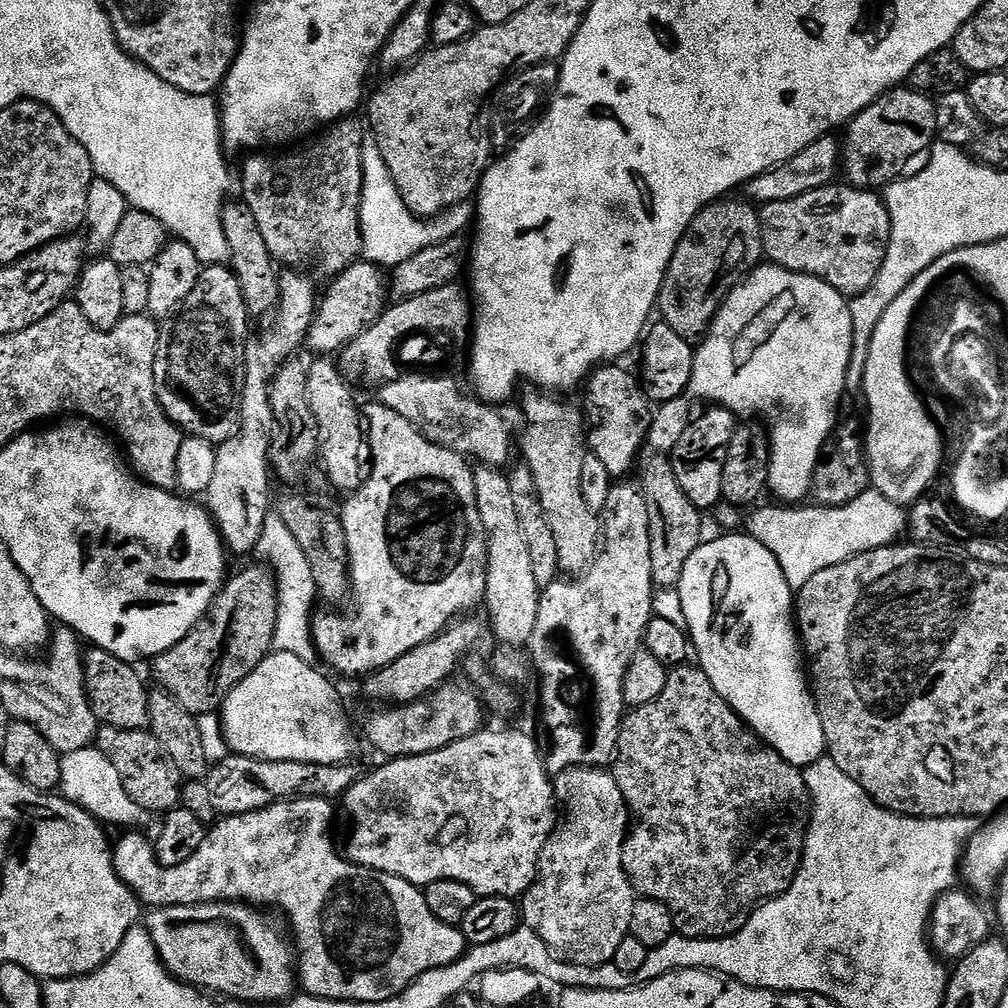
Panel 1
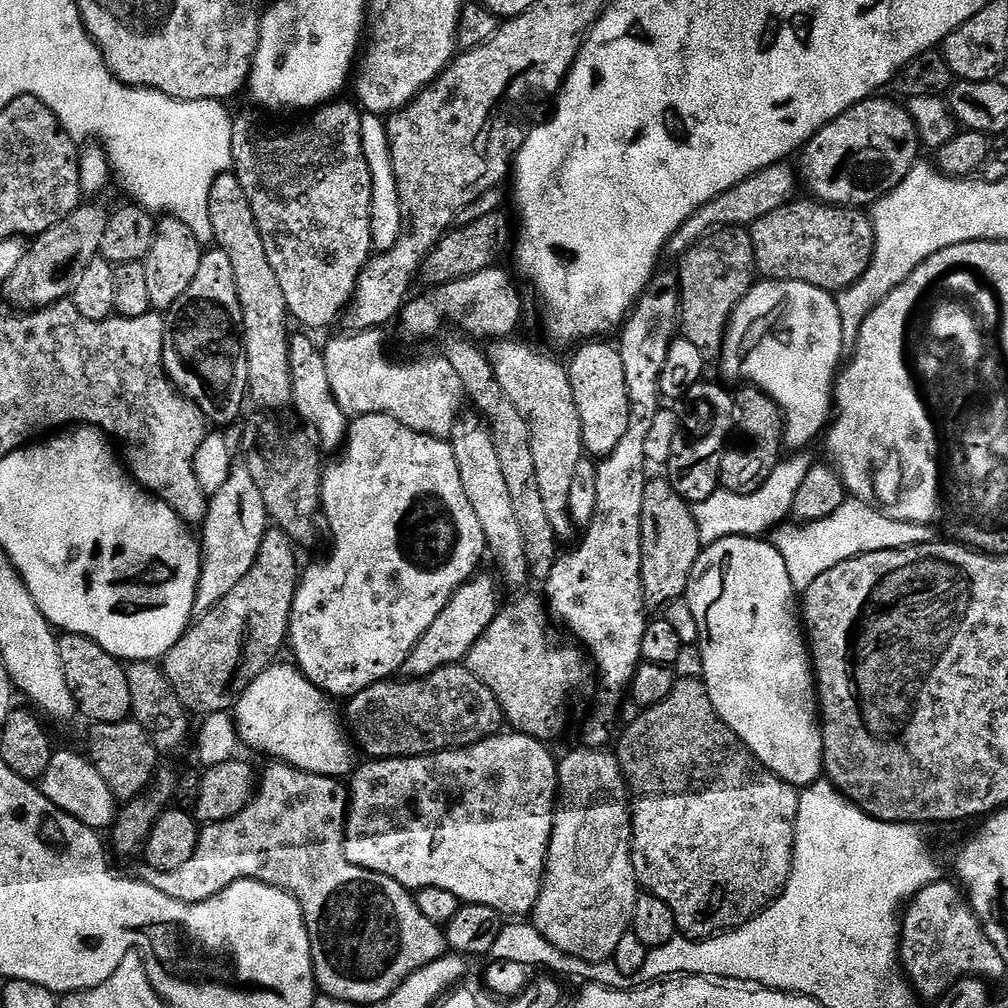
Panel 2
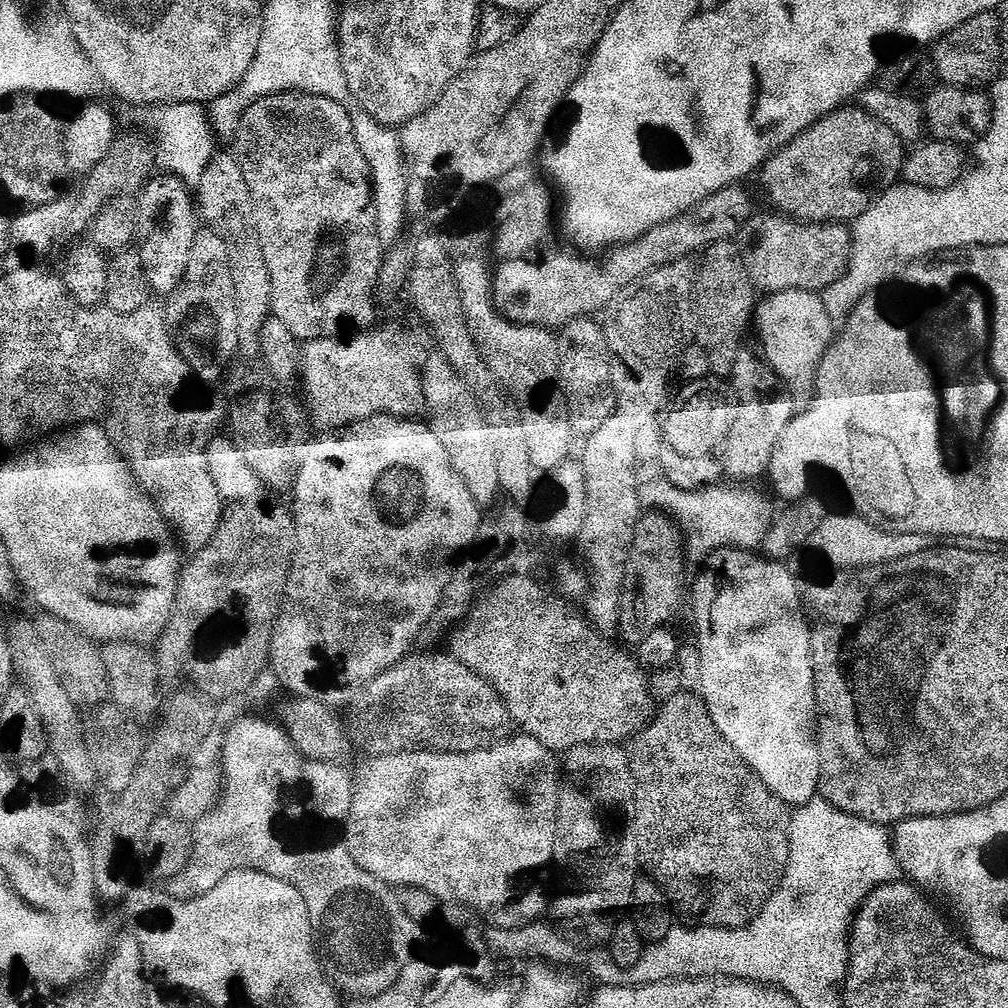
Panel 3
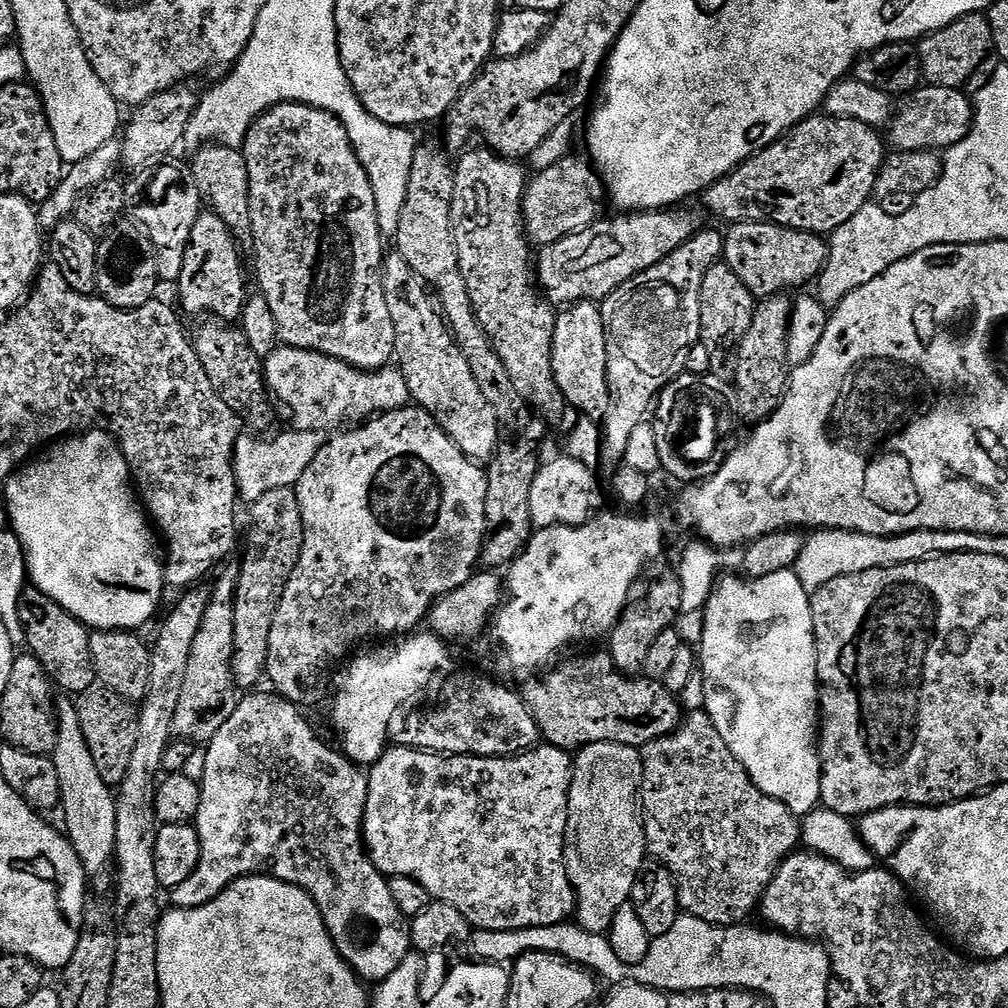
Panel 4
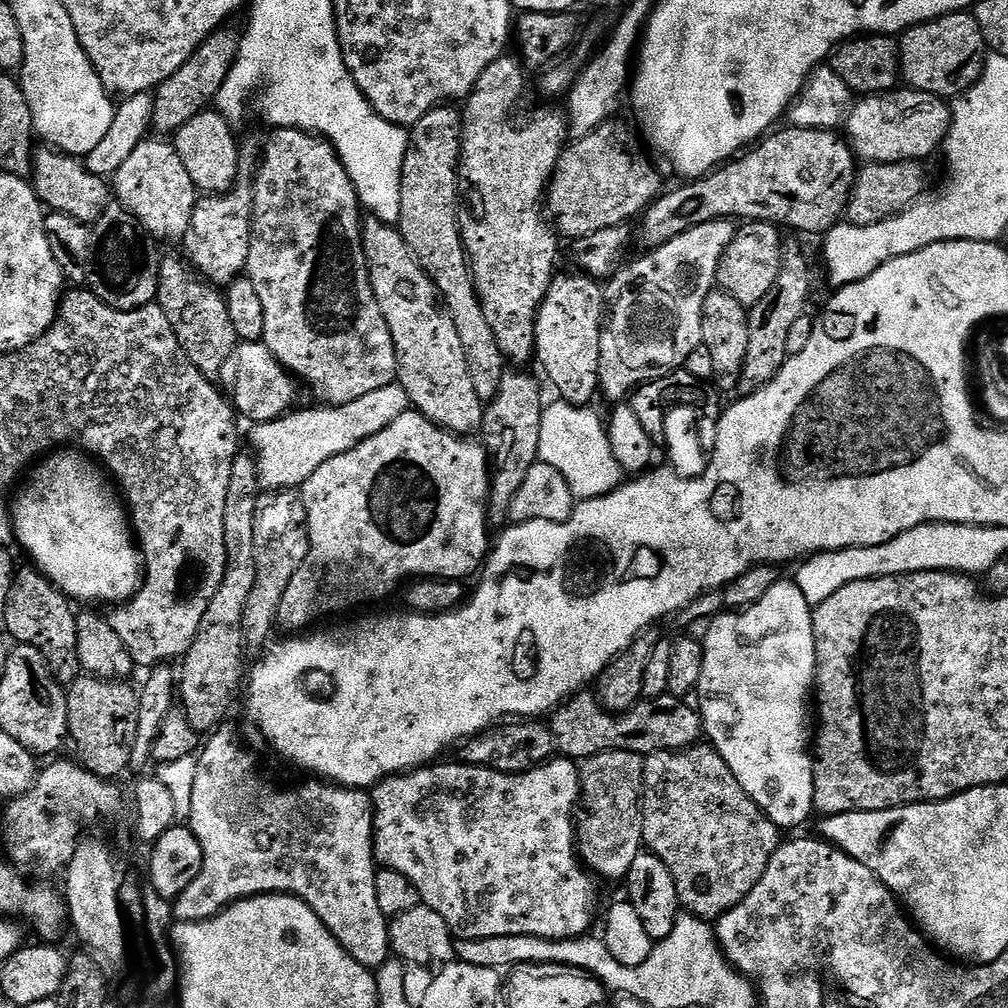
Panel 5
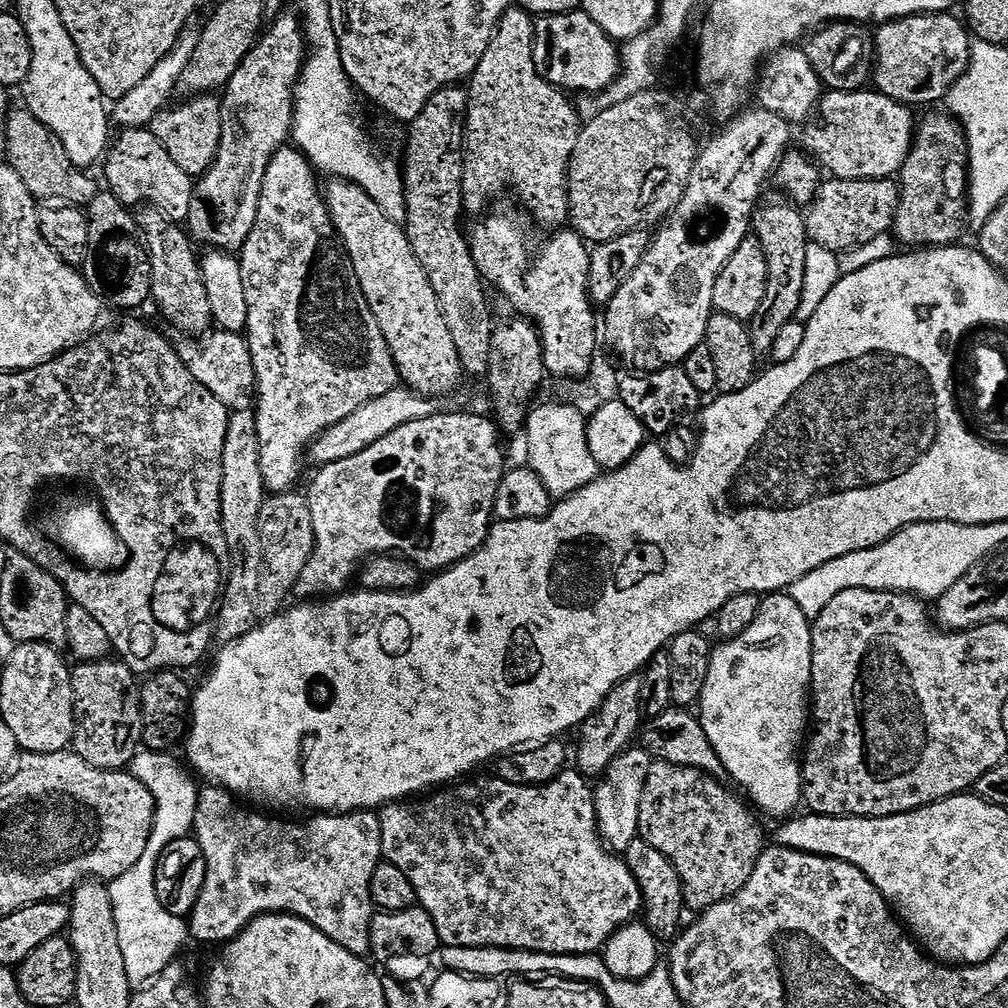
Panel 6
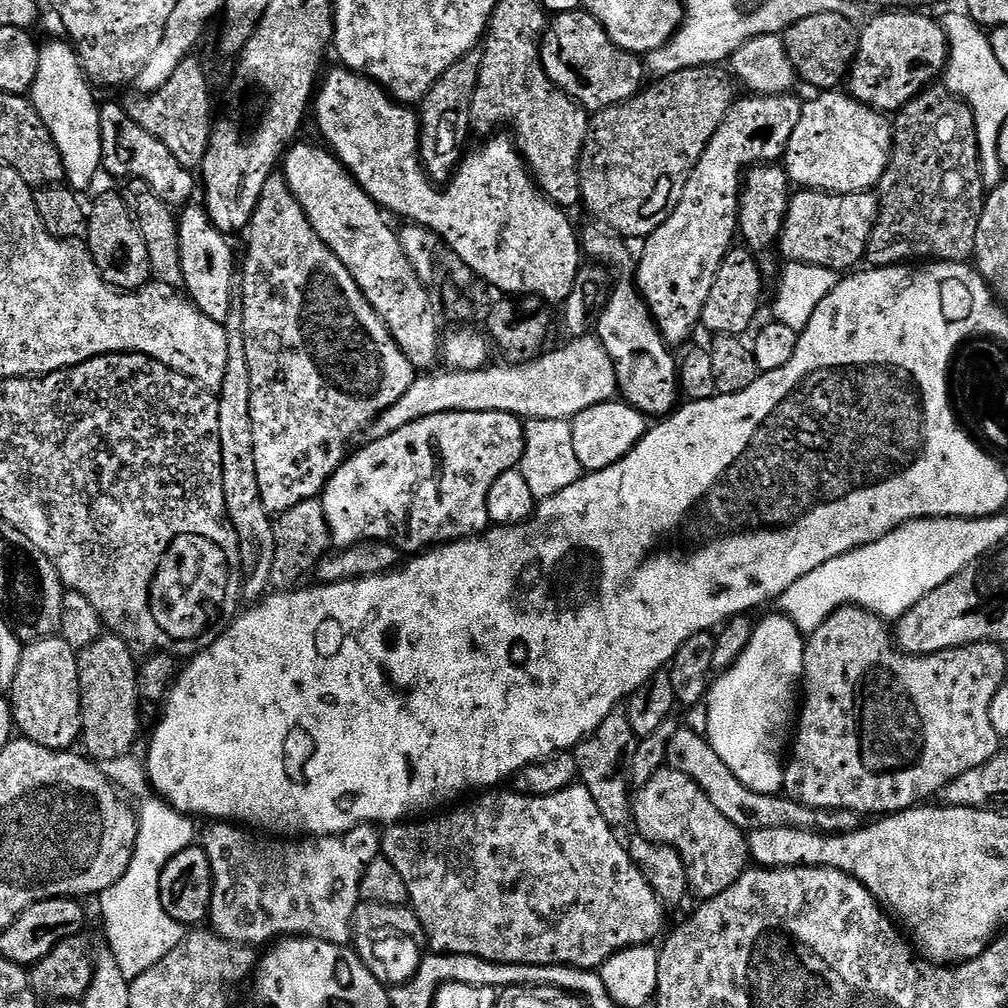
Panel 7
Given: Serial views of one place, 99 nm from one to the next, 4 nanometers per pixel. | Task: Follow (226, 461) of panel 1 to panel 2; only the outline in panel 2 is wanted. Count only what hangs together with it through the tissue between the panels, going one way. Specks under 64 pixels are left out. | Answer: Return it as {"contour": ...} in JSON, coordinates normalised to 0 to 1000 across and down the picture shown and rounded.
{"contour":[[[231,463],[220,486],[216,486],[216,490],[207,495],[206,508],[202,511],[193,600],[195,608],[206,607],[216,597],[220,597],[220,593],[224,593],[224,589],[228,589],[228,585],[232,585],[232,581],[236,581],[236,577],[240,577],[244,569],[248,569],[248,562],[252,562],[256,554],[260,534],[267,523],[264,498],[260,498],[260,486],[256,486],[252,474],[248,474],[245,463]]]}

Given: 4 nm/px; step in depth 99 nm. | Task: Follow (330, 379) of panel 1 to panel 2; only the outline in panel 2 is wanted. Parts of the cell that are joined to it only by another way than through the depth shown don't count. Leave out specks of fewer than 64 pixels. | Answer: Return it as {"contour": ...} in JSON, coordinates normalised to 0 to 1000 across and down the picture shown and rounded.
{"contour":[[[291,332],[286,339],[286,354],[292,409],[295,409],[304,420],[313,421],[313,432],[315,434],[316,443],[322,449],[336,449],[345,435],[347,414],[341,410],[339,403],[335,403],[335,395],[331,395],[331,387],[327,385],[327,374],[323,371],[323,359],[318,342],[313,342],[306,333]]]}

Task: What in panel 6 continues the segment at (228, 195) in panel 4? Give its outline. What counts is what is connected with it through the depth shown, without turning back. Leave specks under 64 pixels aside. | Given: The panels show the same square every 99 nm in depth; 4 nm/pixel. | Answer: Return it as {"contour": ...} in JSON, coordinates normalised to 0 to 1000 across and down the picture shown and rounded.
{"contour":[[[213,94],[195,95],[184,98],[183,103],[168,105],[162,111],[156,113],[151,118],[149,129],[153,137],[167,153],[185,169],[185,173],[191,177],[197,177],[209,167],[214,154],[216,145],[220,141],[220,109],[218,108],[217,98]]]}

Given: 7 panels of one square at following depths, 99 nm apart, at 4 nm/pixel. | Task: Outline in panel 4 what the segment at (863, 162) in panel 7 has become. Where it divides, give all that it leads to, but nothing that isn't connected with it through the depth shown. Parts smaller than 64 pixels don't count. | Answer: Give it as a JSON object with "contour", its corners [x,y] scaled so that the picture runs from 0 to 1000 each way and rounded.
{"contour":[[[914,85],[892,100],[879,135],[884,146],[895,151],[939,149],[962,133],[965,118],[966,103],[961,92]]]}

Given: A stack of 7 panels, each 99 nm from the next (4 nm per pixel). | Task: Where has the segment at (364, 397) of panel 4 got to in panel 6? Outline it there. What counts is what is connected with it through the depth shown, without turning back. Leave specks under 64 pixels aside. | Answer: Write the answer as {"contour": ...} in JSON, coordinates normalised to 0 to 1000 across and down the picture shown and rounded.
{"contour":[[[210,327],[197,335],[183,335],[177,341],[181,359],[227,407],[250,405],[254,393],[254,368],[246,338],[239,330]]]}

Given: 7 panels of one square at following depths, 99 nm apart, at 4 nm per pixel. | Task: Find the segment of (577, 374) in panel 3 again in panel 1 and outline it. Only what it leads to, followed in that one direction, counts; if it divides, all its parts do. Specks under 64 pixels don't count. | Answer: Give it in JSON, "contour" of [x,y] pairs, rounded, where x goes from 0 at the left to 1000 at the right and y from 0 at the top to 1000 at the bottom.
{"contour":[[[608,359],[596,363],[583,374],[578,382],[579,401],[577,408],[581,418],[583,443],[586,451],[592,452],[608,474],[619,474],[631,460],[635,447],[640,447],[643,429],[647,426],[648,402],[639,389],[630,368],[622,369]]]}

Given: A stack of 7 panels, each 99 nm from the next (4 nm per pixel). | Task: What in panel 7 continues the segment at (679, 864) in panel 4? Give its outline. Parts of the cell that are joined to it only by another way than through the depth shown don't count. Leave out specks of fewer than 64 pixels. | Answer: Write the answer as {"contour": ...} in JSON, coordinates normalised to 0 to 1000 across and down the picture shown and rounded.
{"contour":[[[662,760],[654,762],[640,778],[634,779],[632,786],[635,787],[630,787],[625,807],[629,817],[631,813],[630,824],[645,835],[653,835],[673,843],[681,859],[684,886],[688,890],[691,889],[691,894],[697,895],[716,887],[716,883],[724,883],[724,879],[732,875],[735,867],[742,864],[742,829],[732,819],[728,819],[728,815],[724,815],[724,812],[720,812],[708,800],[708,796],[700,792],[698,785],[685,772],[681,772],[681,768]]]}

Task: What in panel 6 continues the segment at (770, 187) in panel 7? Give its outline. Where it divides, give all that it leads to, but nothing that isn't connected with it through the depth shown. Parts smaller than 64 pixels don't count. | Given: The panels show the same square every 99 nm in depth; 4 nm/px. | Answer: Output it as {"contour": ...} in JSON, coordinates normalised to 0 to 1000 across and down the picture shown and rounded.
{"contour":[[[781,197],[766,198],[763,202],[755,201],[747,209],[744,223],[745,233],[756,244],[760,256],[760,288],[752,304],[752,312],[741,322],[744,335],[748,339],[751,354],[763,352],[768,343],[768,335],[785,317],[790,316],[790,309],[796,298],[796,286],[800,271],[800,248],[803,242],[802,229],[798,227],[799,211]]]}

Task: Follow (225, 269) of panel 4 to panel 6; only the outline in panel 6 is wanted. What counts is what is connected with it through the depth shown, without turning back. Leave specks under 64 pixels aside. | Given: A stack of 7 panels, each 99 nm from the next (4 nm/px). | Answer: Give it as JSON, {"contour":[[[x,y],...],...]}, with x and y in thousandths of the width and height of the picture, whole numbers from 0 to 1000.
{"contour":[[[282,10],[258,33],[258,39],[244,54],[240,65],[232,69],[226,86],[217,96],[220,109],[220,141],[216,145],[214,160],[209,167],[193,180],[188,196],[188,212],[185,219],[186,229],[195,243],[206,248],[221,248],[227,252],[237,251],[242,245],[248,228],[256,216],[256,204],[260,192],[260,177],[264,177],[264,165],[278,147],[287,142],[290,134],[290,118],[294,108],[294,83],[306,55],[306,41],[302,34],[301,19],[293,11]]]}

